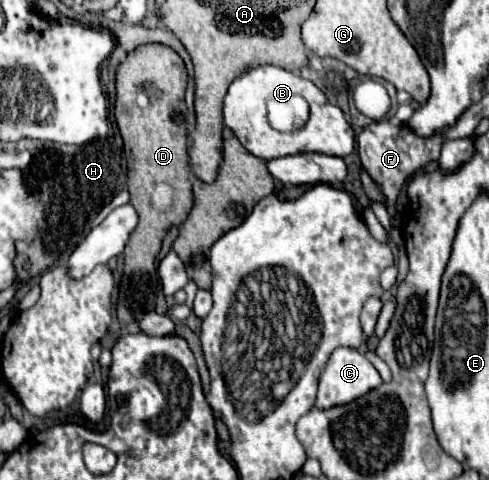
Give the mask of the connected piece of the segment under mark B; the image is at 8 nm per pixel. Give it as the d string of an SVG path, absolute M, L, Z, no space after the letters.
M278 66L252 68L230 84L224 100L224 124L250 154L262 160L302 152L344 158L354 150L354 130L344 112L330 104L310 80Z

